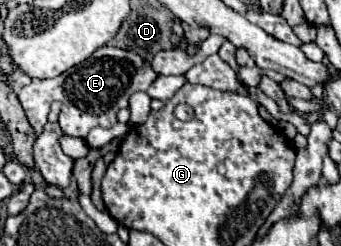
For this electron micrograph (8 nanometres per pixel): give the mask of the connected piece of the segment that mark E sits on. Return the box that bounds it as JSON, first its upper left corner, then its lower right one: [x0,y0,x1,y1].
[19,46,159,138]

